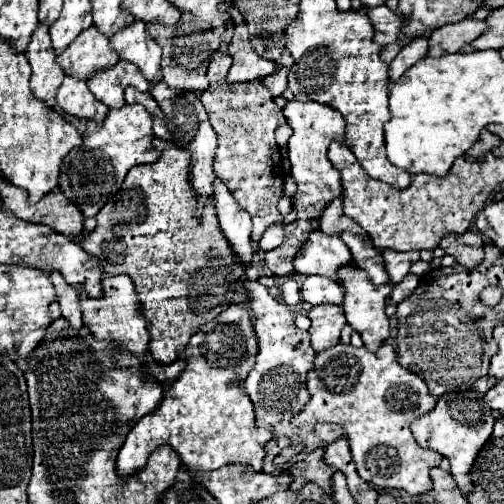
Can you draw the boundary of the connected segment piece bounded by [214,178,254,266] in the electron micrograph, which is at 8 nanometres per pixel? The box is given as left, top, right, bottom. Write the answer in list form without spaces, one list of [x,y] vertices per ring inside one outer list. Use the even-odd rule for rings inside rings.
[[[218,178],[214,181],[214,200],[220,230],[224,238],[228,240],[230,248],[234,250],[234,256],[242,266],[252,264],[252,242],[250,242],[250,216],[238,208],[232,192],[226,188],[226,184]]]

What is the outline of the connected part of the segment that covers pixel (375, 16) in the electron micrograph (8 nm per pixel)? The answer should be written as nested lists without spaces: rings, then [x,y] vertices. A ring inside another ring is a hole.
[[[378,6],[378,8],[370,8],[366,14],[374,26],[374,42],[376,44],[384,46],[384,44],[398,40],[404,20],[396,12],[392,12],[388,6]]]

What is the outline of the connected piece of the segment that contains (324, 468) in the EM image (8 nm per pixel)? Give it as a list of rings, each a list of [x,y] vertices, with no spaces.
[[[318,448],[314,452],[308,454],[308,458],[304,462],[298,462],[290,468],[290,474],[294,476],[294,480],[298,484],[308,484],[308,482],[316,482],[322,490],[326,490],[326,494],[332,494],[332,472],[336,472],[334,468],[328,468],[328,464],[322,460],[324,450]]]

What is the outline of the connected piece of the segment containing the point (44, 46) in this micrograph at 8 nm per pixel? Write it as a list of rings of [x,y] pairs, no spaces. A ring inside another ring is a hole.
[[[44,24],[36,28],[26,50],[26,58],[32,66],[30,88],[32,94],[42,100],[48,108],[56,108],[56,92],[64,80],[64,72],[56,64],[56,52],[50,44],[50,34]]]

